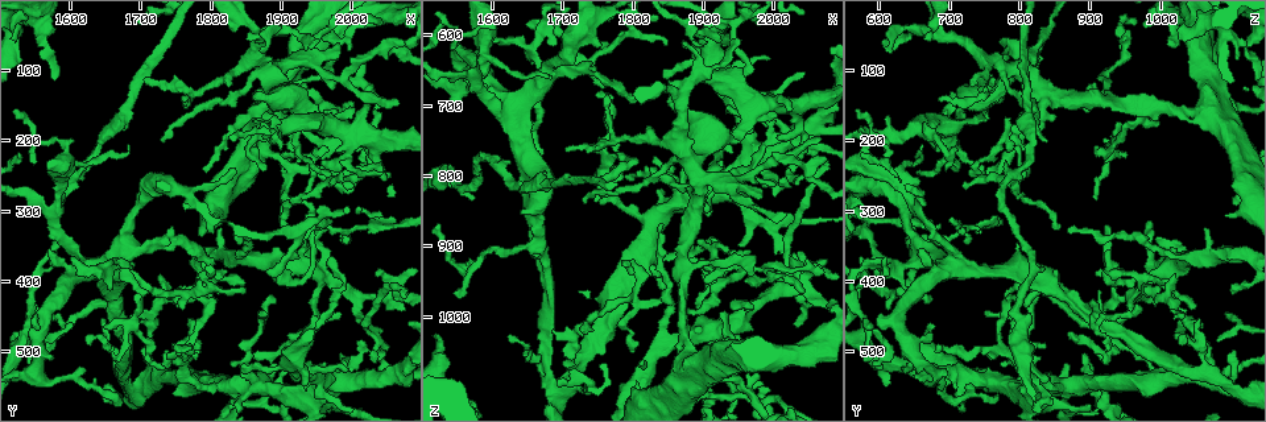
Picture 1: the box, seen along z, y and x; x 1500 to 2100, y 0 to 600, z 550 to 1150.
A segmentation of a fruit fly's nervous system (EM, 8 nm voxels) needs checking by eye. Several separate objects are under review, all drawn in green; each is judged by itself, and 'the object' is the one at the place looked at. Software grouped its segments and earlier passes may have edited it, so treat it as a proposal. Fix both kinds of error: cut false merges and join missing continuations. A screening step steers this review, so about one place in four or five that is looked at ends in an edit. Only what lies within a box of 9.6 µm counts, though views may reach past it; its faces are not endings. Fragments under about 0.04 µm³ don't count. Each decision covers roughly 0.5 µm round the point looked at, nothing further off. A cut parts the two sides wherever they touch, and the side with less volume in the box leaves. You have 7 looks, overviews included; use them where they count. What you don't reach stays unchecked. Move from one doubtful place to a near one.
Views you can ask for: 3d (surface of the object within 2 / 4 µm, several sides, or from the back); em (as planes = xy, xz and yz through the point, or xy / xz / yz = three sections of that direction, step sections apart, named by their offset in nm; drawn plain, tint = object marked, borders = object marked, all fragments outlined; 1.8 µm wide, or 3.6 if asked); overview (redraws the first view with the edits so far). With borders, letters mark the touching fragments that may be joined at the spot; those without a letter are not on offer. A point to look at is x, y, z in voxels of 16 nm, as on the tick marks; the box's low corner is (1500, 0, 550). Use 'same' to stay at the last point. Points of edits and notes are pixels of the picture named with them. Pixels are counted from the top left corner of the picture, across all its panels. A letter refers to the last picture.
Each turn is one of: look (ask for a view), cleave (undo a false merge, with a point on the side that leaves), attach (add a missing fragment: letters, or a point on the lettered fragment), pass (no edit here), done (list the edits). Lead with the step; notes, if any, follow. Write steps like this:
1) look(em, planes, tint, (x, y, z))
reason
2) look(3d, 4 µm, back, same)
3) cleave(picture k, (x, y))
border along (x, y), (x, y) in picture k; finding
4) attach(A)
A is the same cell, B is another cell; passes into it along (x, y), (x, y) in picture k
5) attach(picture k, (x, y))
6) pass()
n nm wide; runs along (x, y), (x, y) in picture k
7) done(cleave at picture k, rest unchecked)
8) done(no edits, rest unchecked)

look(em, planes, borders, (2070, 535, 715))
thick turns thin

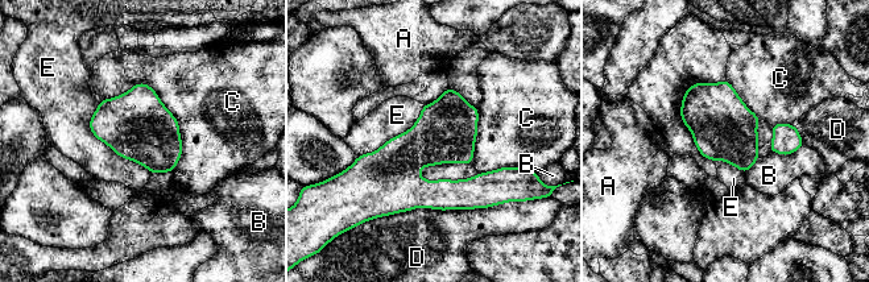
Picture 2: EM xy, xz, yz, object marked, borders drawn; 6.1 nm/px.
pass()
A, B, C, D and E are other cells; border along (102, 99), (90, 131), (150, 173) in picture 2; continuous, no second neuron

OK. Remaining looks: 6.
look(3d, 2 µm, (1930, 545, 615))
branch stops here

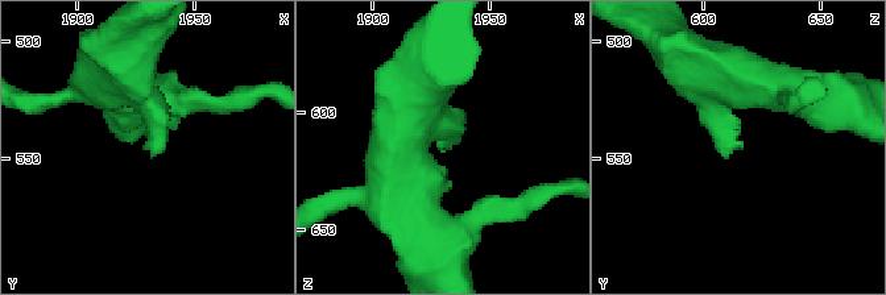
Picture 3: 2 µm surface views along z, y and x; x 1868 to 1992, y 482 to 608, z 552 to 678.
look(em, planes, borders, (1931, 545, 618))

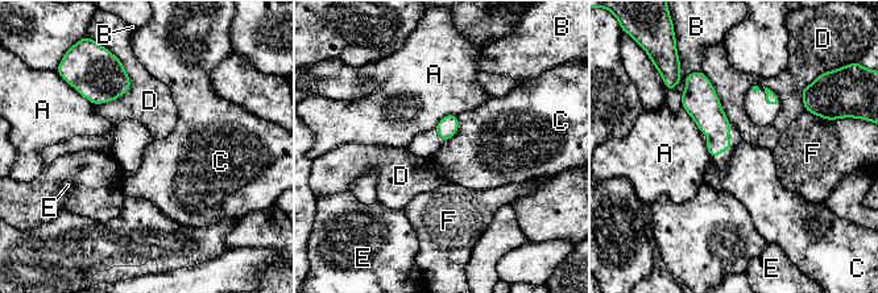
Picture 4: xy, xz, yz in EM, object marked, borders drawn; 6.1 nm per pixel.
pass()
A, B, C, D, E and F are other cells; no lettered fragment goes on from it

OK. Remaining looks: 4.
look(3d, 2 µm, back, (1890, 100, 785))
sudden change in width

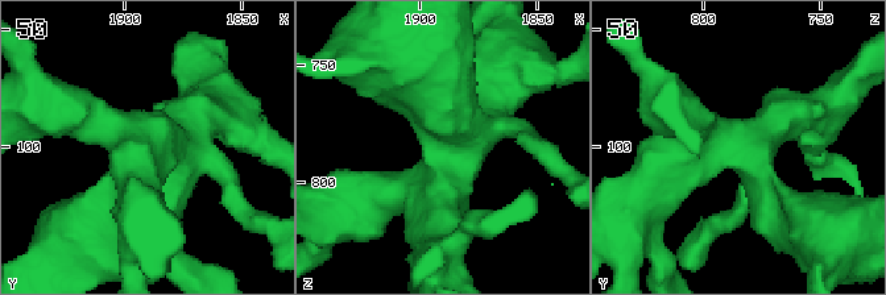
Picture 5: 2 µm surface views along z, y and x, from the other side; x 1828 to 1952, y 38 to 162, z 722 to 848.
look(em, xz, step 16, borders, (1889, 100, 784))

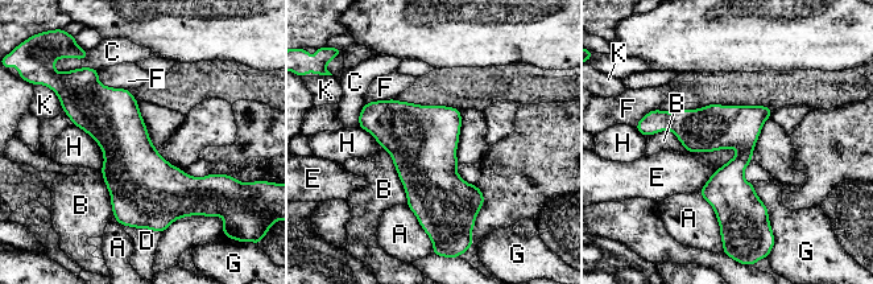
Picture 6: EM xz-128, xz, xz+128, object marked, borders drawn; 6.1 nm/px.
pass()
A, B, C, D, E, F, G, H and K are other cells; runs along (660, 114), (740, 148), (725, 219) in picture 6; all the same neuron

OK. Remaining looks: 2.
done(no edits, rest unchecked)

